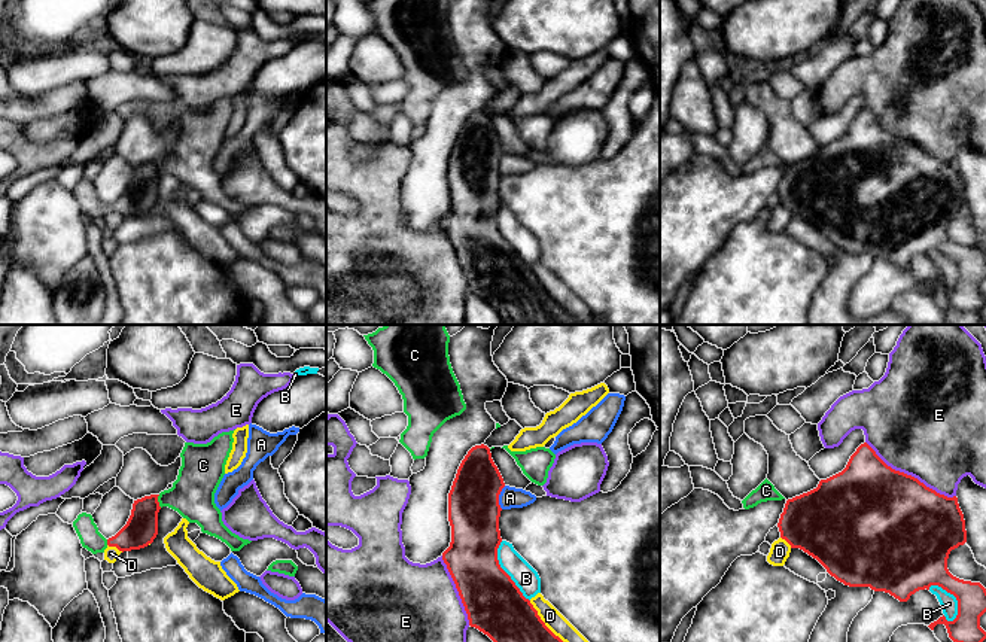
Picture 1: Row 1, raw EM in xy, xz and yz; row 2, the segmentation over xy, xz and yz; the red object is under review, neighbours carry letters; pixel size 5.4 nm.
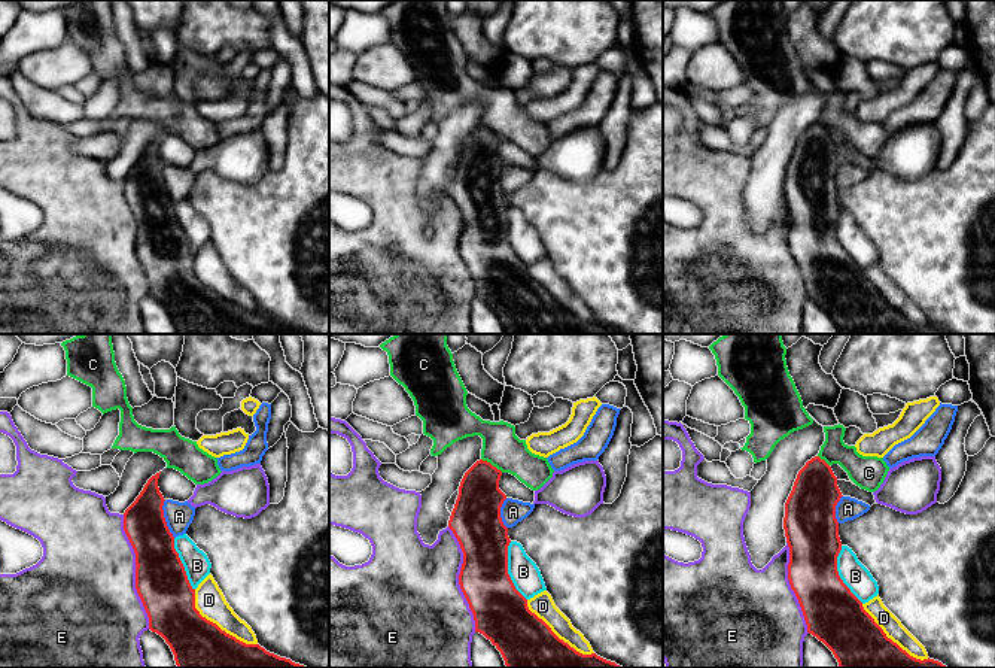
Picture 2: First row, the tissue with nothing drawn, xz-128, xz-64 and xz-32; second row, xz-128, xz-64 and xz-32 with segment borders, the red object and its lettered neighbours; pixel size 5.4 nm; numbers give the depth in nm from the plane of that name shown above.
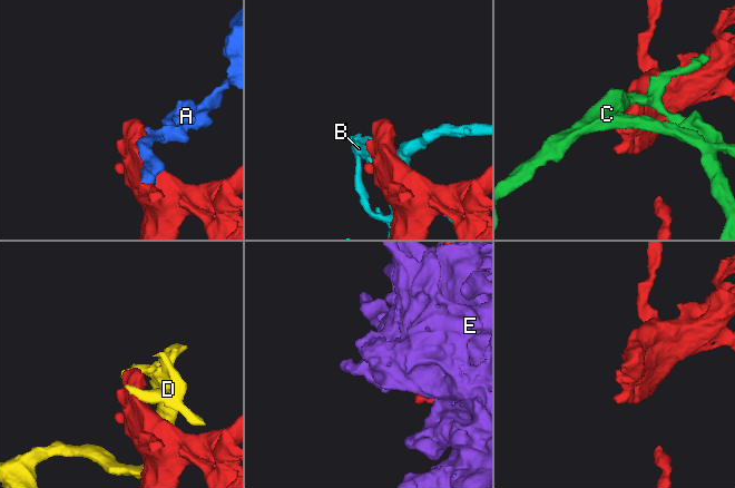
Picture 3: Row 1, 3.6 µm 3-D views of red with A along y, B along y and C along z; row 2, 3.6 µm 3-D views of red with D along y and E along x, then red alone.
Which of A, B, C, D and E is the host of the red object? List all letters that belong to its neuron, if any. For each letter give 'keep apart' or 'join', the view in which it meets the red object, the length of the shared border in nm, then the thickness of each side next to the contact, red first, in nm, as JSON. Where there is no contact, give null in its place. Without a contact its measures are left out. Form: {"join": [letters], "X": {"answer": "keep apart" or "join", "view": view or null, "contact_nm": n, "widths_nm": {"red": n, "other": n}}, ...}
{"join": ["C"], "A": {"answer": "keep apart", "view": "xz", "contact_nm": 130, "widths_nm": {"red": 280, "other": 110}}, "B": {"answer": "keep apart", "view": "yz", "contact_nm": 240, "widths_nm": {"red": 280, "other": 90}}, "C": {"answer": "join", "view": "xy", "contact_nm": 70, "widths_nm": {"red": 180, "other": 240}}, "D": {"answer": "keep apart", "view": "xz", "contact_nm": 440, "widths_nm": {"red": 340, "other": 100}}, "E": {"answer": "keep apart", "view": "yz", "contact_nm": 550, "widths_nm": {"red": 500, "other": 500}}}

